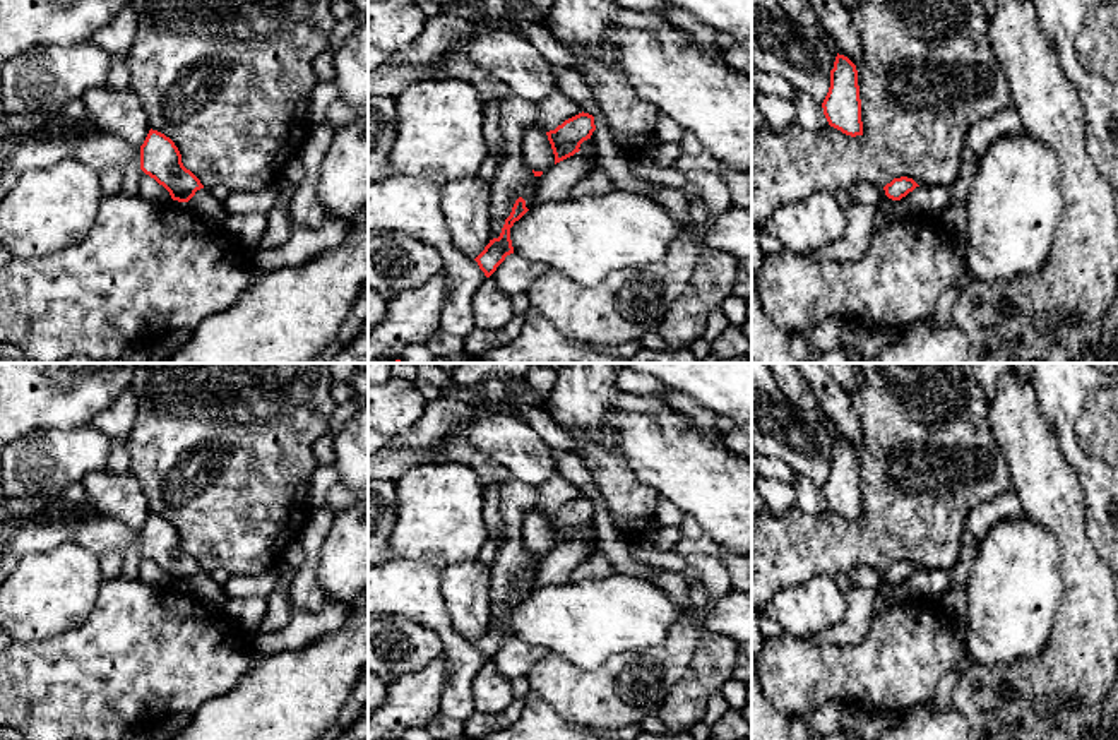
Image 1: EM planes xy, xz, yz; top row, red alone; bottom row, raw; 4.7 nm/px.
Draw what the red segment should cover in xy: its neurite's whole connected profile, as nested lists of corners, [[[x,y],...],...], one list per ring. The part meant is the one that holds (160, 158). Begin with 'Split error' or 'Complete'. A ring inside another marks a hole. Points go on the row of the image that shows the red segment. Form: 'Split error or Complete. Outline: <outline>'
Complete. Outline: [[[152,128],[140,146],[140,170],[163,185],[178,202],[188,202],[197,190],[204,188],[200,180],[183,166],[175,142]]]

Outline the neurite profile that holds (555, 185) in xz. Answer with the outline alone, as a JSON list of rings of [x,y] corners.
[[[592,139],[584,140],[579,149],[579,152],[553,164],[539,176],[538,204],[567,200],[570,190],[591,171],[591,168],[594,166],[594,159],[589,154],[592,151]]]

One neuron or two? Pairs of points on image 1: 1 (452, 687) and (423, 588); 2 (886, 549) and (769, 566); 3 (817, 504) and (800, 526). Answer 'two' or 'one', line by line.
1: one
2: one
3: two

